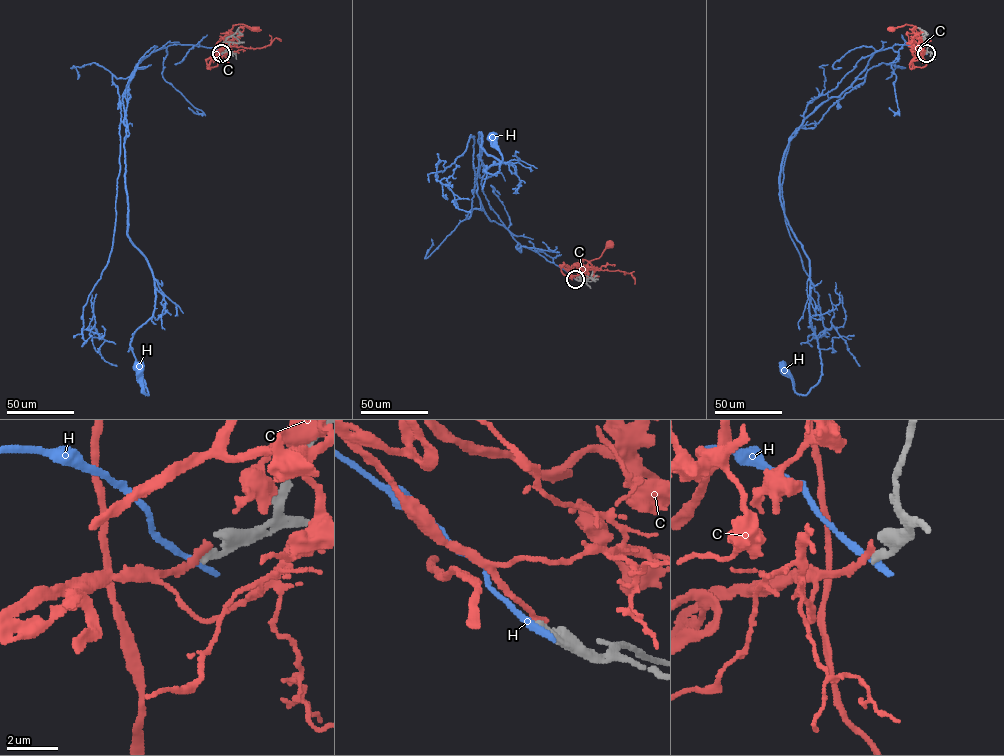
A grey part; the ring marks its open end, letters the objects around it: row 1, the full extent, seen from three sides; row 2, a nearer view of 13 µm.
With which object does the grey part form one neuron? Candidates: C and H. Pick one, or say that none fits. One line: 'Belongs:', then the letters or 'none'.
Belongs: none

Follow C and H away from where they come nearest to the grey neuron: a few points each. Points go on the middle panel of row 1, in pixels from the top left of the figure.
C: (575, 279), (560, 265), (561, 271), (571, 279), (570, 275), (585, 273), (589, 262), (598, 258), (610, 244)
H: (575, 279), (484, 211), (478, 133), (488, 154), (509, 163), (484, 171), (495, 174), (502, 161), (494, 136)

